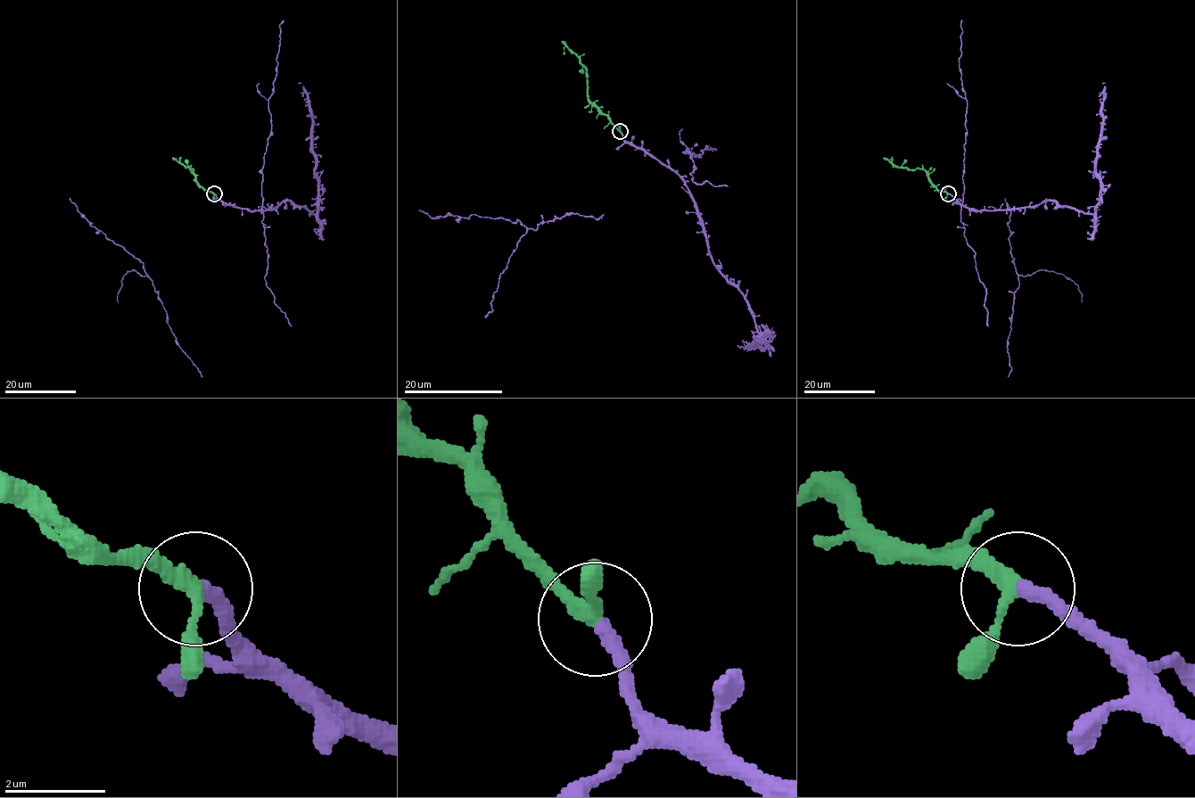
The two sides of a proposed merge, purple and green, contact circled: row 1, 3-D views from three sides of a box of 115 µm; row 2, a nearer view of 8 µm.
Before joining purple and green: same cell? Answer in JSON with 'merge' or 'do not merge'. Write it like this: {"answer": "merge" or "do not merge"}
{"answer": "merge"}

